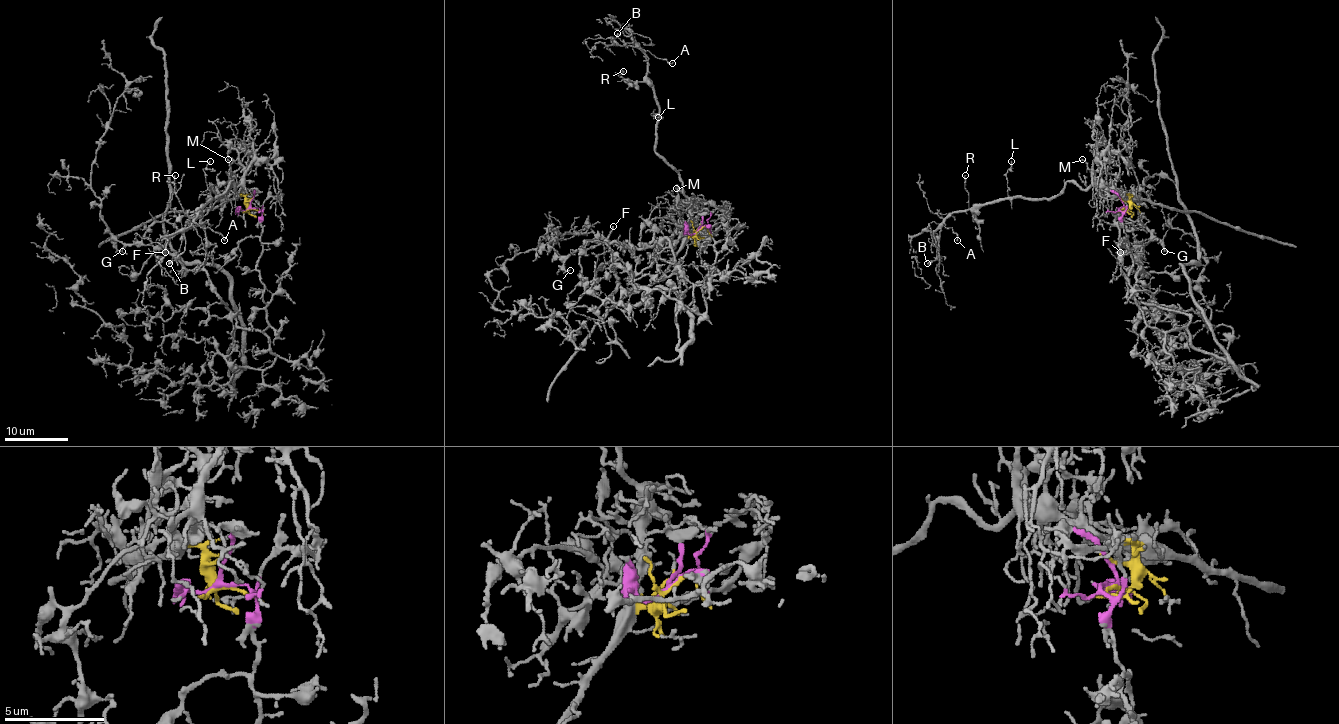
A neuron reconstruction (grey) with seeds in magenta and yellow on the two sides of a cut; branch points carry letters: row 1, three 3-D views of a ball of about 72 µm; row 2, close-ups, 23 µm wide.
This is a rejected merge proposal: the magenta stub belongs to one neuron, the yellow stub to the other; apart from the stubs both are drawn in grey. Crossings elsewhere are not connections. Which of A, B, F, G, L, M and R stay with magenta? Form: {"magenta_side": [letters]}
{"magenta_side": ["F", "G"]}

